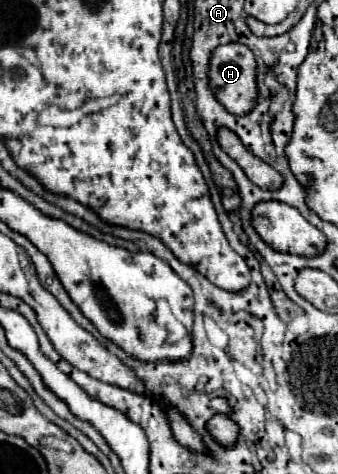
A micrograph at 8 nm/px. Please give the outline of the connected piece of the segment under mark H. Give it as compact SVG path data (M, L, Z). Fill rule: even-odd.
M226 43L212 51L208 79L218 103L232 115L244 115L256 105L256 61L252 51L242 43Z

